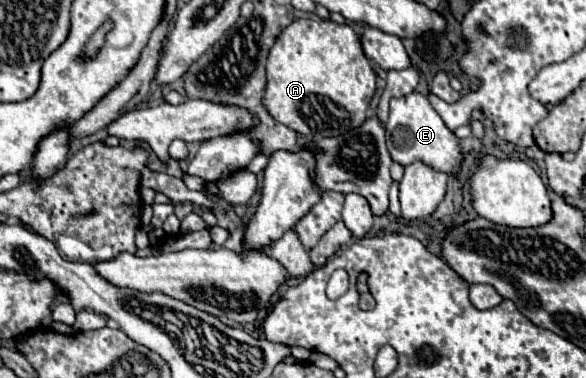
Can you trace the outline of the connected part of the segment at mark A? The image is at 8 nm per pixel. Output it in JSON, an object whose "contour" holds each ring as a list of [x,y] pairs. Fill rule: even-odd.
{"contour":[[[298,18],[280,32],[270,48],[262,104],[280,124],[308,140],[318,140],[358,128],[366,120],[374,90],[376,74],[352,26]]]}

